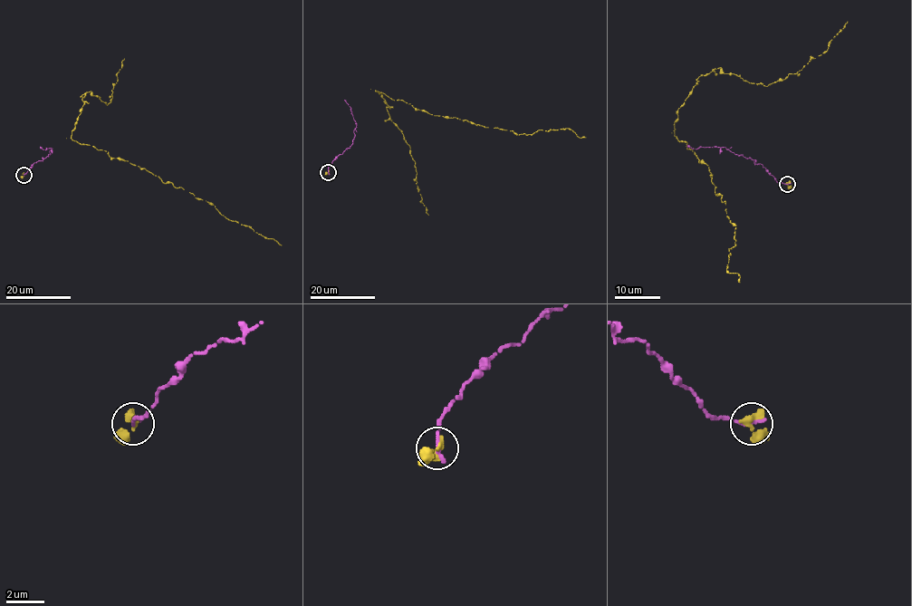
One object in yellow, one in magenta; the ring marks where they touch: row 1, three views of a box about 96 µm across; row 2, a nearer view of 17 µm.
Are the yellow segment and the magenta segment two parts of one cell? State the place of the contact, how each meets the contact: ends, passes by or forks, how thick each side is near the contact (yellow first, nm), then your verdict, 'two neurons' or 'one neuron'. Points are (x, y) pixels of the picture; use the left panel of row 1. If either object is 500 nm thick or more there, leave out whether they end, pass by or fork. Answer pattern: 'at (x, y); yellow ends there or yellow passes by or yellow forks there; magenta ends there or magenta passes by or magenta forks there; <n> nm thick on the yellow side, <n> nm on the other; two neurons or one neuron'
at (24, 175); yellow passes by; magenta ends there; 320 nm thick on the yellow side, 240 nm on the other; one neuron

